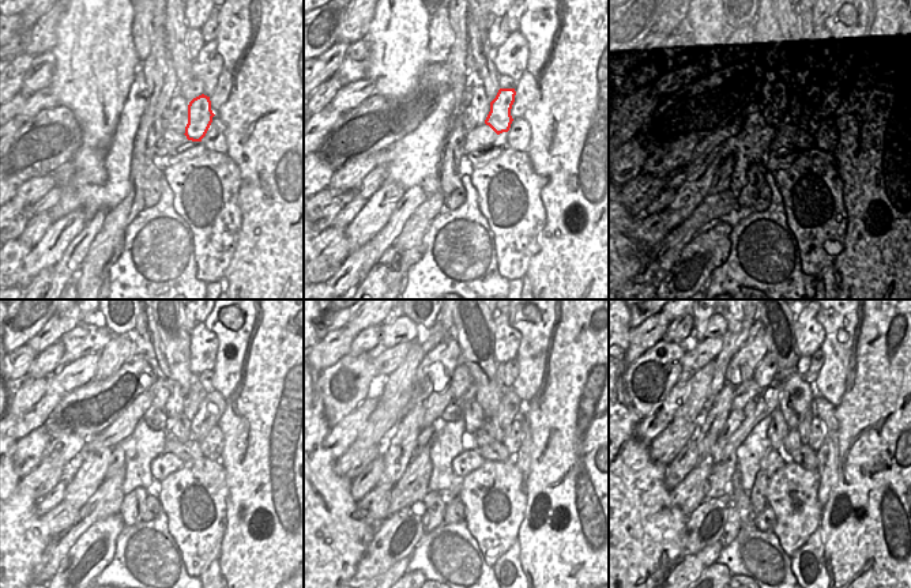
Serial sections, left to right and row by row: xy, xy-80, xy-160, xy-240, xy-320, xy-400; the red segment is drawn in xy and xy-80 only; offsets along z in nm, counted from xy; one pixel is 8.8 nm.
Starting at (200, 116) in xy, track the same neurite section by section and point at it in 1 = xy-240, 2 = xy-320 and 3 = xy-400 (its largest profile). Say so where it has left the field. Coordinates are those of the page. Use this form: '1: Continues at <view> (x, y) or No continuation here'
1: Continues at xy-240 (198, 392)
2: Continues at xy-320 (511, 366)
3: Continues at xy-400 (817, 358)

